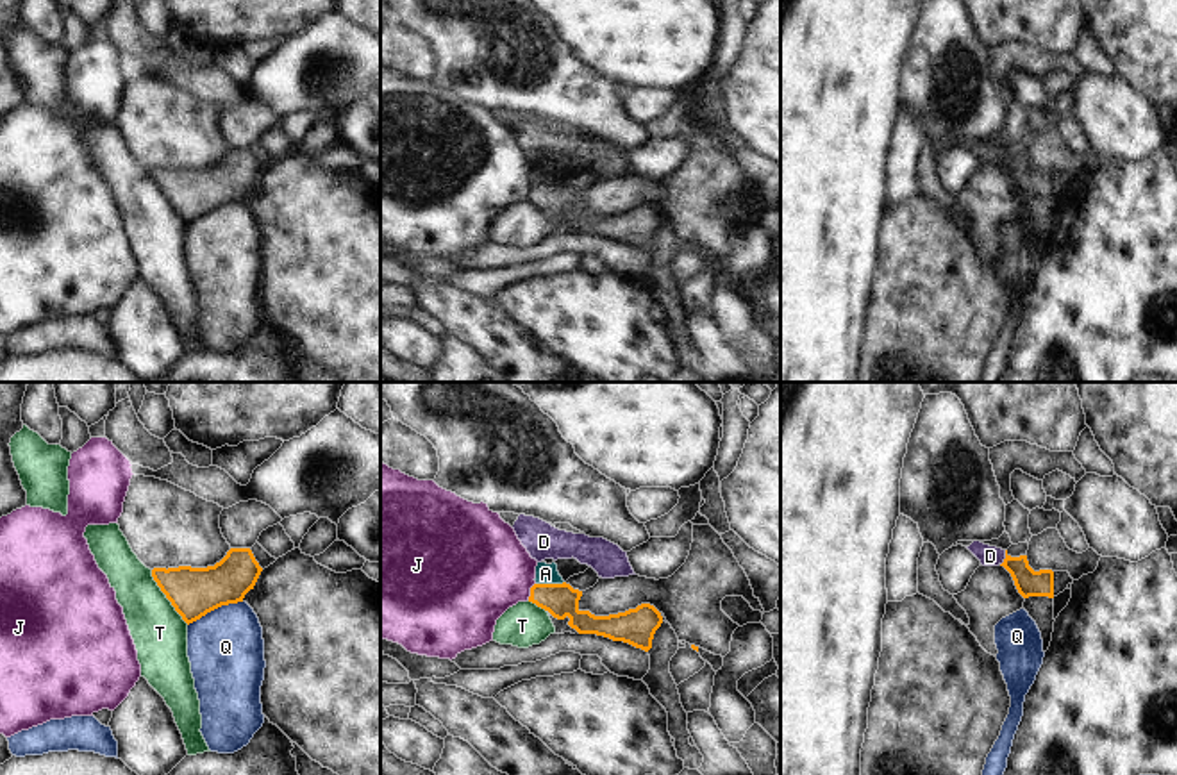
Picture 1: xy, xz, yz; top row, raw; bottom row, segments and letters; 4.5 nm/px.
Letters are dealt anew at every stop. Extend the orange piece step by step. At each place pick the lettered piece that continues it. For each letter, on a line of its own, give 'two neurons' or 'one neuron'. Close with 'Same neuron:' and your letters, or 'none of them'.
A: two neurons
D: one neuron
J: two neurons
Q: two neurons
T: two neurons
Same neuron: D

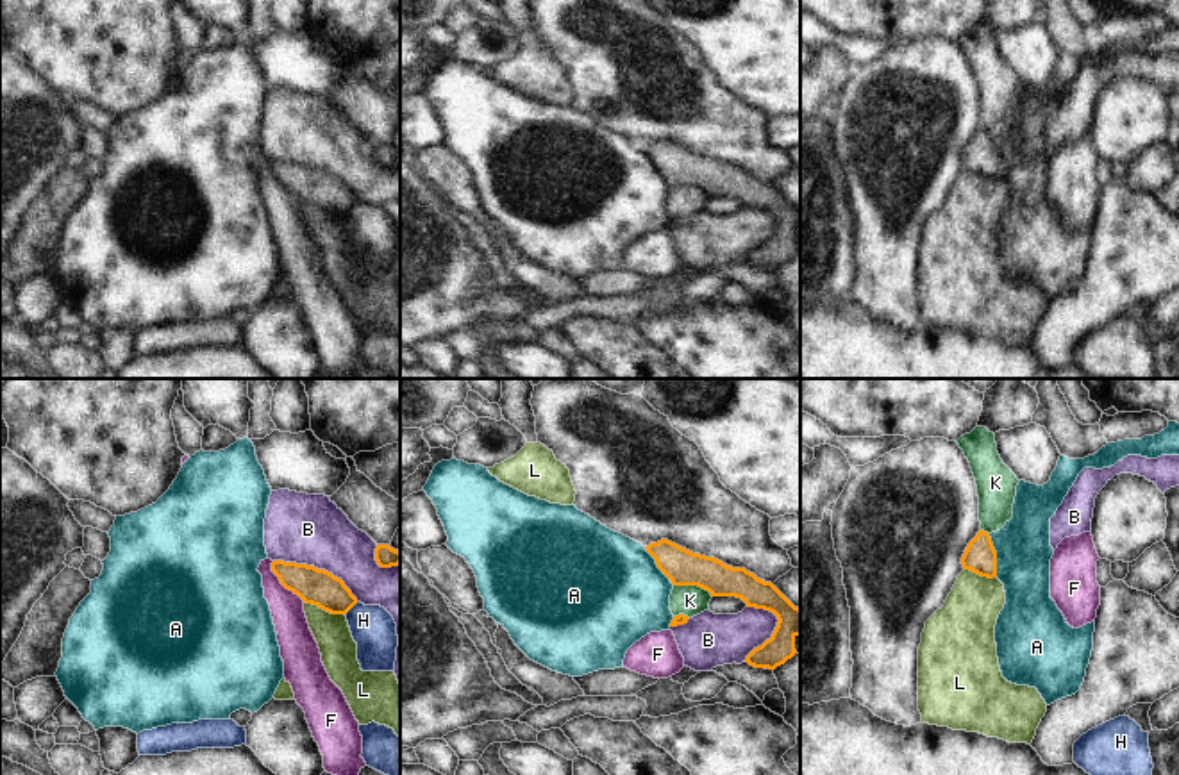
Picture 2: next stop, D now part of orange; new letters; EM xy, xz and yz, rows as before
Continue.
A: two neurons
B: two neurons
F: two neurons
H: two neurons
K: two neurons
L: two neurons
Same neuron: none of them

